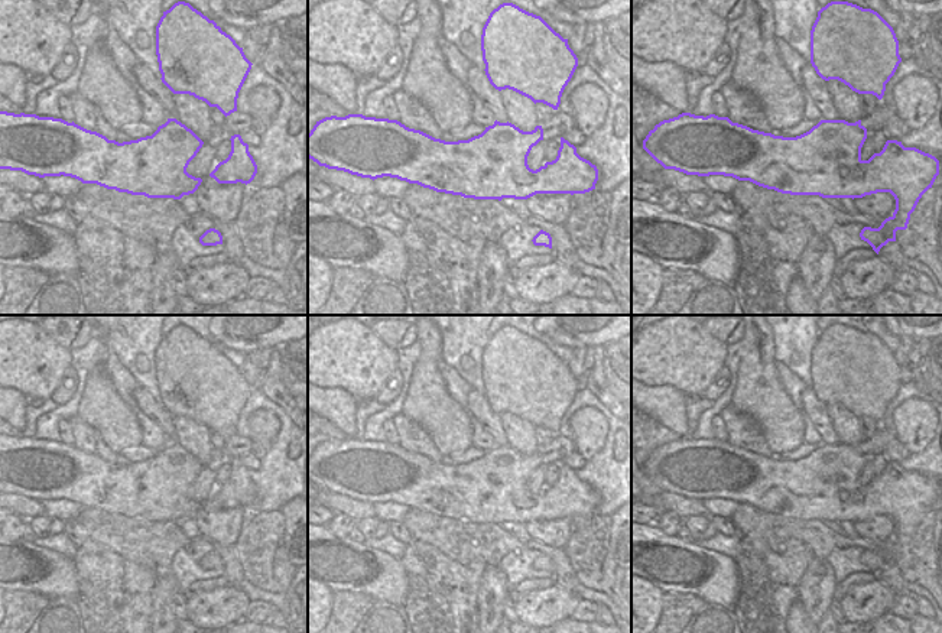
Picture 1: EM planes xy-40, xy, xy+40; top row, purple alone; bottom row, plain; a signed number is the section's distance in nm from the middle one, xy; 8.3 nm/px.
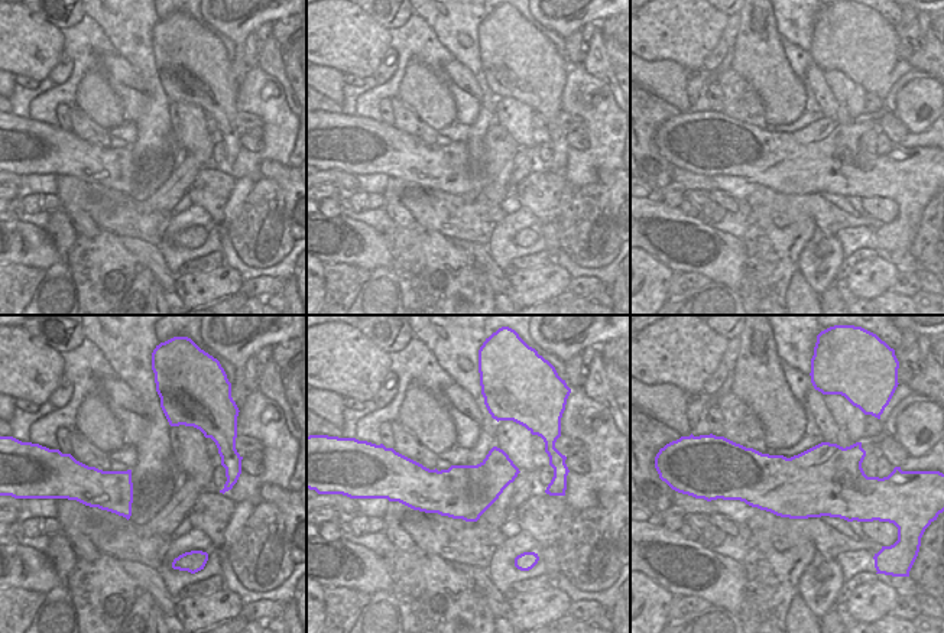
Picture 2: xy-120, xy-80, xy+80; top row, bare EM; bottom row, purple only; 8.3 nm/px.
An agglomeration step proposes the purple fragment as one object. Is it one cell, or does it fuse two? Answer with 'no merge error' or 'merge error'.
no merge error

